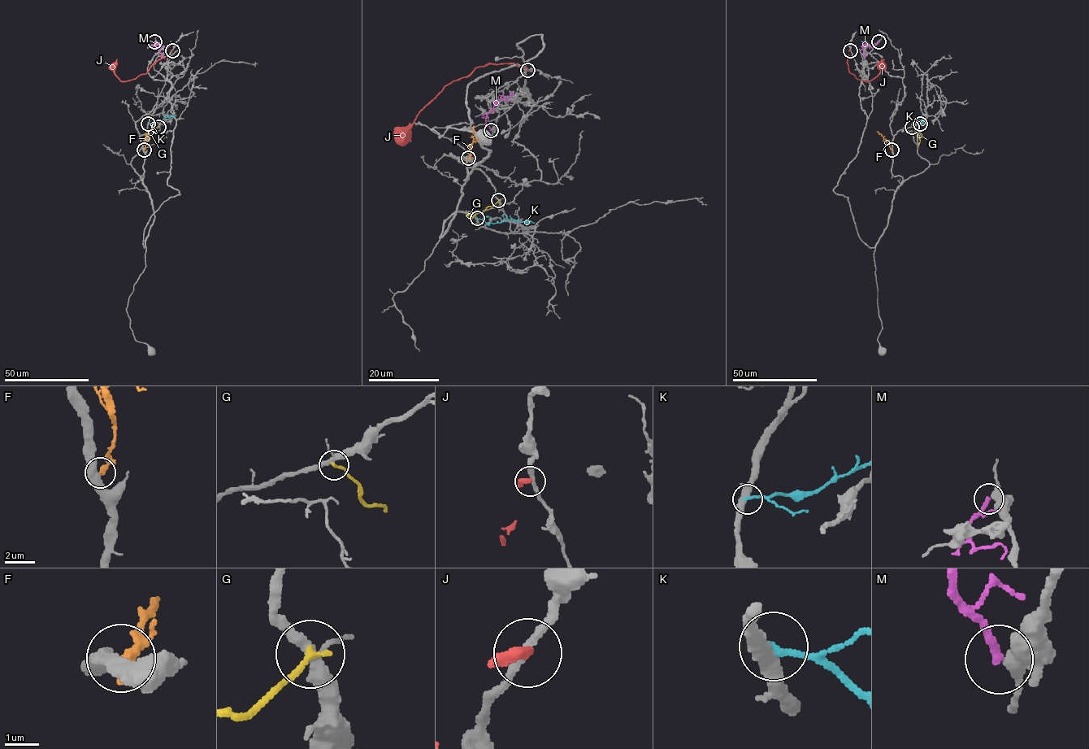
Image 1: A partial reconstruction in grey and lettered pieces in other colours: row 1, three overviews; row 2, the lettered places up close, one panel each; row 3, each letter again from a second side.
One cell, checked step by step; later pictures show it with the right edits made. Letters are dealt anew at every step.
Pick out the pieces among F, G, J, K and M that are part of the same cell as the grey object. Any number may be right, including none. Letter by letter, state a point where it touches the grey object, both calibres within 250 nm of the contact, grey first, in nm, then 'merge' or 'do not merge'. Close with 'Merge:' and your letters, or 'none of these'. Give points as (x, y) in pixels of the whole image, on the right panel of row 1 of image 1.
F: (891, 150) | 480/320 nm | do not merge
G: (912, 127) | 280/200 nm | do not merge
J: (850, 50) | 240/360 nm | do not merge
K: (920, 124) | 400/200 nm | do not merge
M: (878, 41) | 380/240 nm | do not merge
Merge: none of these

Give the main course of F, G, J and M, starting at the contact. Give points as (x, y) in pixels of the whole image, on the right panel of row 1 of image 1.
F: (891, 150), (887, 140), (876, 131)
G: (912, 127), (919, 136), (917, 145)
J: (850, 50), (847, 55), (848, 71), (857, 79), (865, 81), (874, 79), (879, 72), (884, 59)
M: (878, 41), (869, 47), (863, 45), (865, 58)

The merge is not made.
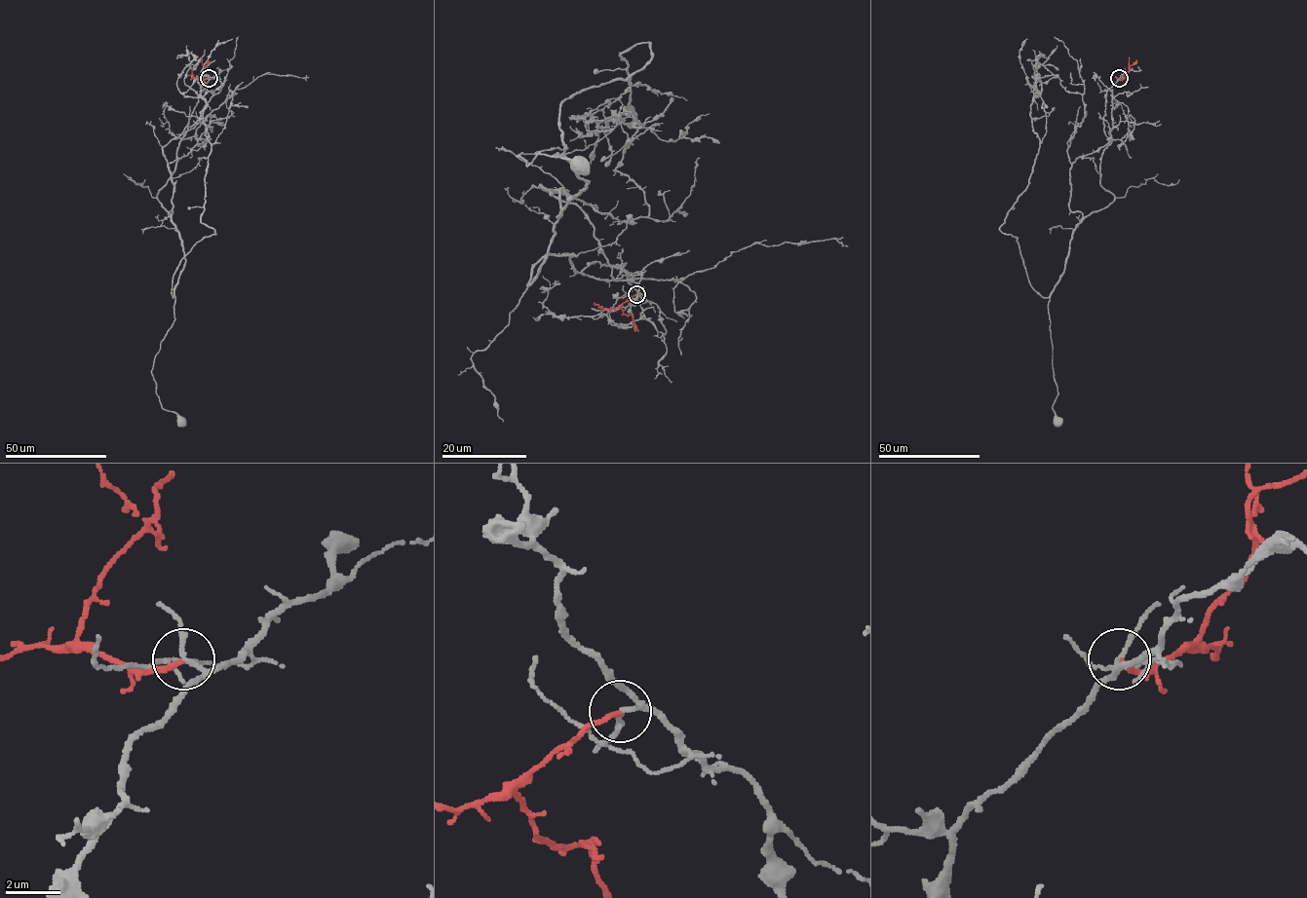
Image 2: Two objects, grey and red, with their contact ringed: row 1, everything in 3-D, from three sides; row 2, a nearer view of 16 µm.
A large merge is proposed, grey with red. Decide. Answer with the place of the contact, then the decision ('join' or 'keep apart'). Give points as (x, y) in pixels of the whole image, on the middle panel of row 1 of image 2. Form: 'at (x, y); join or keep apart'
at (636, 294); keep apart

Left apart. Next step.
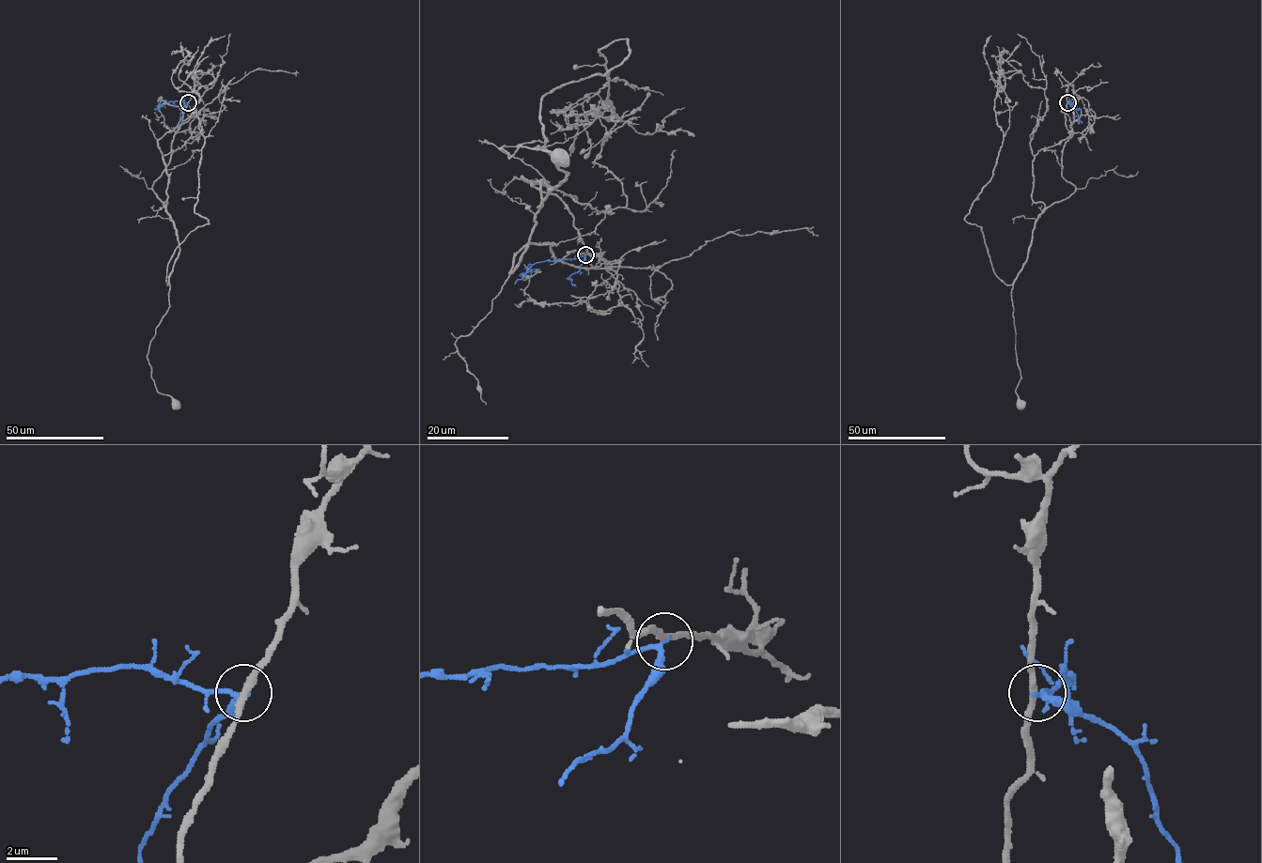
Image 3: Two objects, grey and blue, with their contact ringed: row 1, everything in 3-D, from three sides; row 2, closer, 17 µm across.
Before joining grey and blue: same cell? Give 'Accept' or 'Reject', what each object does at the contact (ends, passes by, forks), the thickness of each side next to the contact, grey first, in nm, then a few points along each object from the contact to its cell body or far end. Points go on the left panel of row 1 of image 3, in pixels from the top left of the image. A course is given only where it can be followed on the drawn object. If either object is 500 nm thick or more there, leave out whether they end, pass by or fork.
Reject. At the ring grey passes by. At the ring blue passes by. Thickness 260 nm (grey) against 200 nm. Course of grey: (188, 102), (152, 187), (179, 254), (147, 359), (157, 391), (178, 406). Course of blue: (188, 102), (164, 101), (154, 109)

